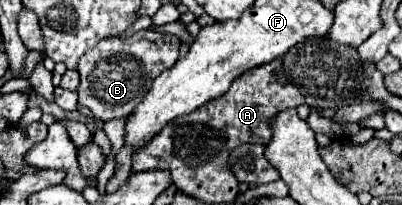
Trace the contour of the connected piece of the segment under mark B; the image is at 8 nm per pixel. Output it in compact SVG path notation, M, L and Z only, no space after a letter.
M144 29L136 31L130 37L106 37L102 39L94 49L86 51L78 63L78 73L80 73L80 87L78 87L78 103L86 105L98 121L110 121L118 117L126 117L148 93L152 81L166 69L170 69L178 61L178 49L180 49L180 39L174 35L158 33L154 29Z

